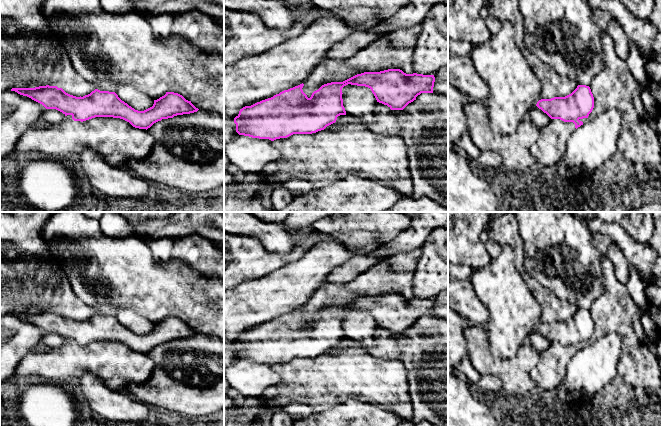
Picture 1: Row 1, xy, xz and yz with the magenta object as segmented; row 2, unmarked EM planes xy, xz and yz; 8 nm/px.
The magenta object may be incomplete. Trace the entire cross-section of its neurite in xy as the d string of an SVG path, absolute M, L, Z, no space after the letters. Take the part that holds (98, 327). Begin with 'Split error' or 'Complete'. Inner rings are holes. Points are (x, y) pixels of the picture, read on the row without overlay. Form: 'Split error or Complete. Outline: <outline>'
Complete. Outline: M39 310L35 312L12 312L20 319L27 320L42 328L46 333L56 333L65 340L71 339L74 345L86 345L95 341L120 342L133 351L148 353L162 343L197 336L191 325L174 316L154 324L152 331L138 335L122 325L115 316L95 313L83 321L66 317L57 310Z

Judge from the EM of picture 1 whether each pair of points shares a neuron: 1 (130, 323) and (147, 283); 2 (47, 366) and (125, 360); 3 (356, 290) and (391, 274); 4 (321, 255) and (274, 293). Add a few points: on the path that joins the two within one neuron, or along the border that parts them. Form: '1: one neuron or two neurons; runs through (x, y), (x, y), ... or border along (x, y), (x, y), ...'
1: two neurons; border along (139, 313), (131, 309), (121, 308), (114, 315)
2: one neuron; runs through (66, 360), (106, 360)
3: one neuron; runs through (365, 284), (382, 278)
4: one neuron; runs through (309, 267), (286, 289)

